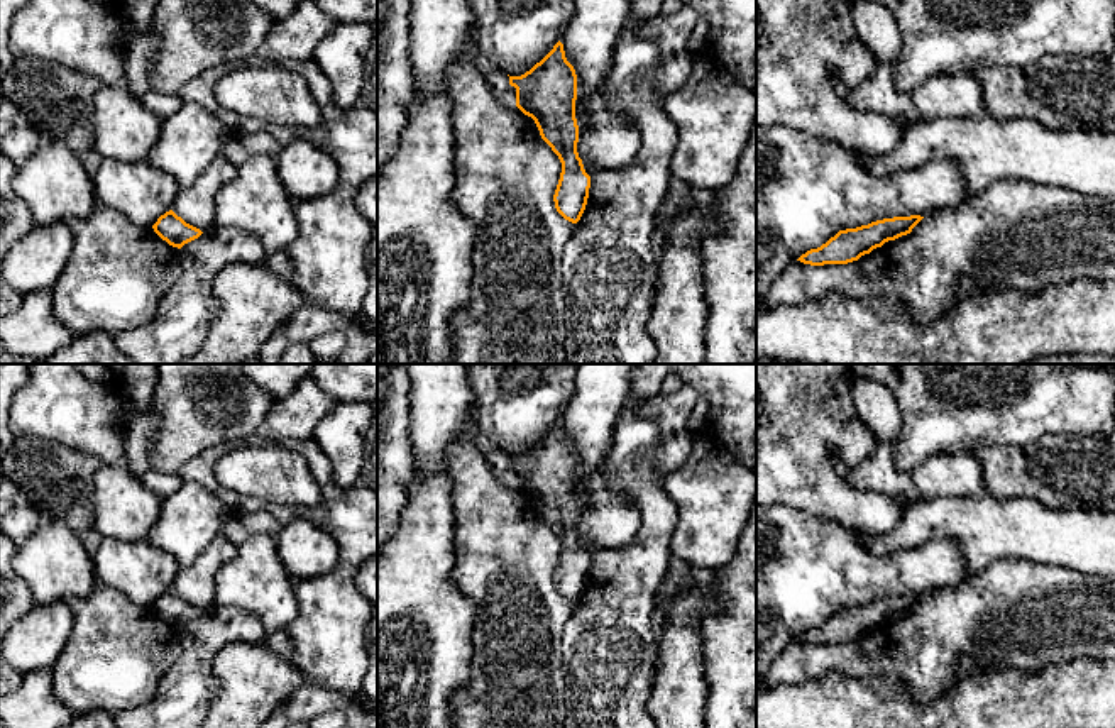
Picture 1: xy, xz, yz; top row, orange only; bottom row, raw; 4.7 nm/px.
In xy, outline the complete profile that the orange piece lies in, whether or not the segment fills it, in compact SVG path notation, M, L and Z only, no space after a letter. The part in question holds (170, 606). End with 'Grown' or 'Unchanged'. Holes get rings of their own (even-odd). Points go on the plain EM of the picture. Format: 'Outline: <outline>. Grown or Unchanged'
Outline: M173 589L161 594L152 608L162 620L178 628L203 613L200 608L186 603Z. Unchanged

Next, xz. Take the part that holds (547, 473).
Outline: M558 420L521 455L508 455L496 447L487 454L487 462L501 484L518 486L535 499L541 518L558 535L562 552L553 574L555 587L565 599L577 603L587 584L590 555L577 532L577 454L565 437L563 423Z. Grown

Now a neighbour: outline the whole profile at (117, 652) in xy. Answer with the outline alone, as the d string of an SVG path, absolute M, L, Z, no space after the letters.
M103 584L88 598L68 601L68 606L74 625L51 667L54 698L74 716L93 711L117 714L151 703L162 674L181 655L179 628L162 620L152 606L139 606Z

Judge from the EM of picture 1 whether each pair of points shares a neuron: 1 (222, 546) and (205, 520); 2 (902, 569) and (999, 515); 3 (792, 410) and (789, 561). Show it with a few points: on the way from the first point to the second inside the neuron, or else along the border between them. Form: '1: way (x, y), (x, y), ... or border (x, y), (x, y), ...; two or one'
1: border (220, 534), (188, 564); two
2: border (912, 547), (948, 539), (960, 547), (968, 564); two
3: border (774, 503), (796, 507), (828, 520); two

